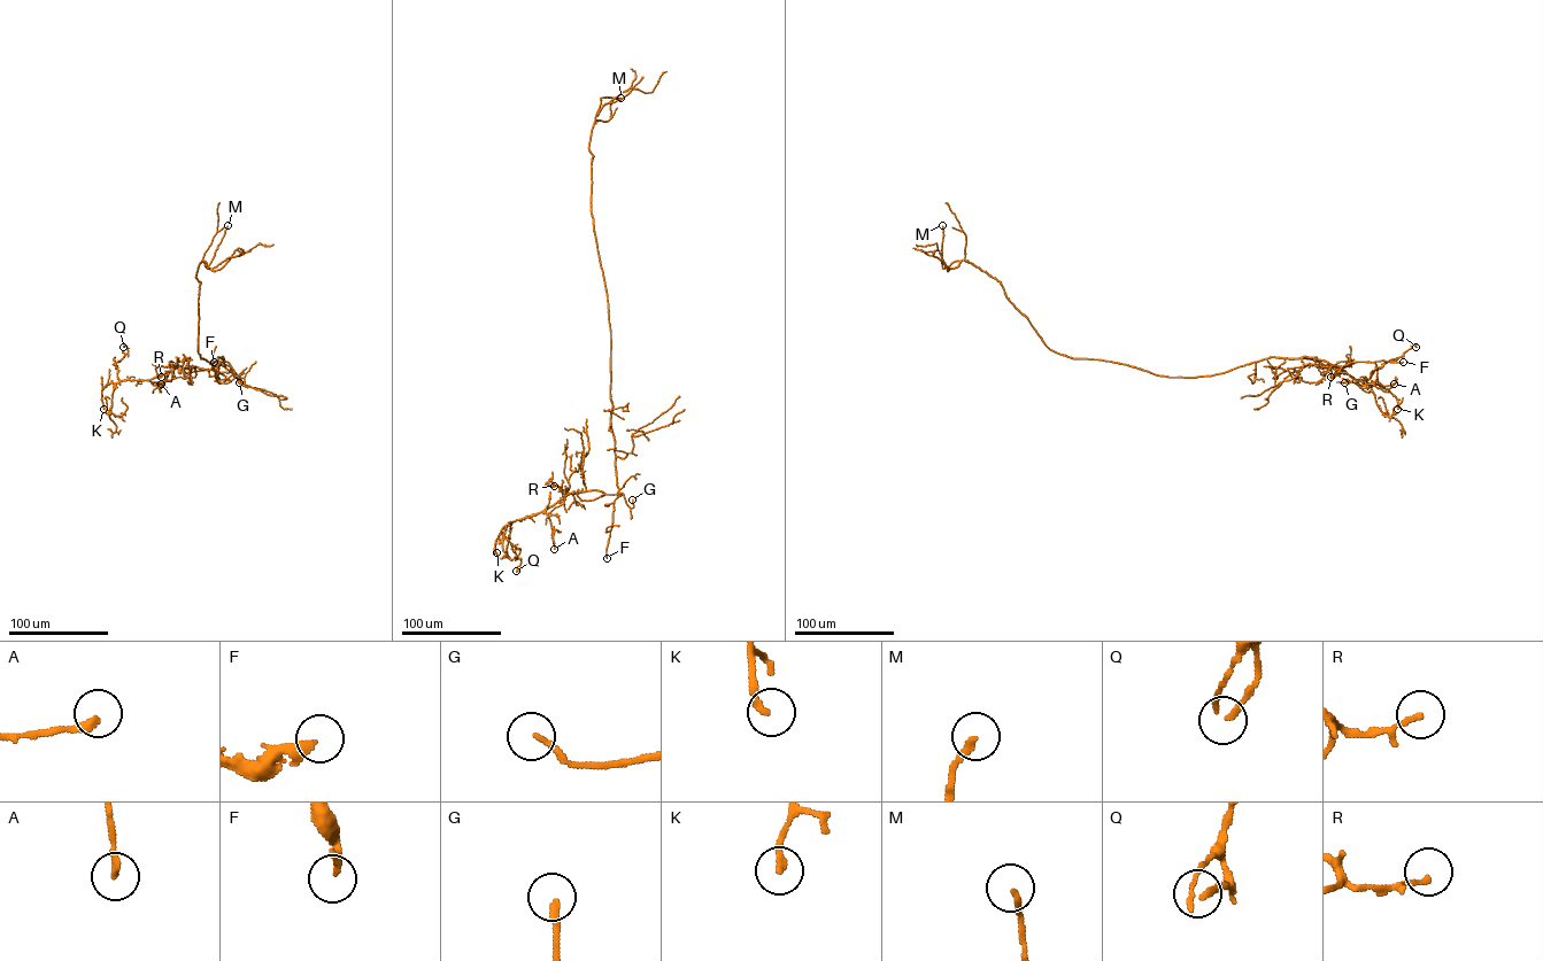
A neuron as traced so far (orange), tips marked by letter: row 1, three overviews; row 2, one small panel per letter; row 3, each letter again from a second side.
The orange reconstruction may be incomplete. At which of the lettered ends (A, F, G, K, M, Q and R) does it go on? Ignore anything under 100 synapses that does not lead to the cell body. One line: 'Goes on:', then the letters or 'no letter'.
Goes on: F

